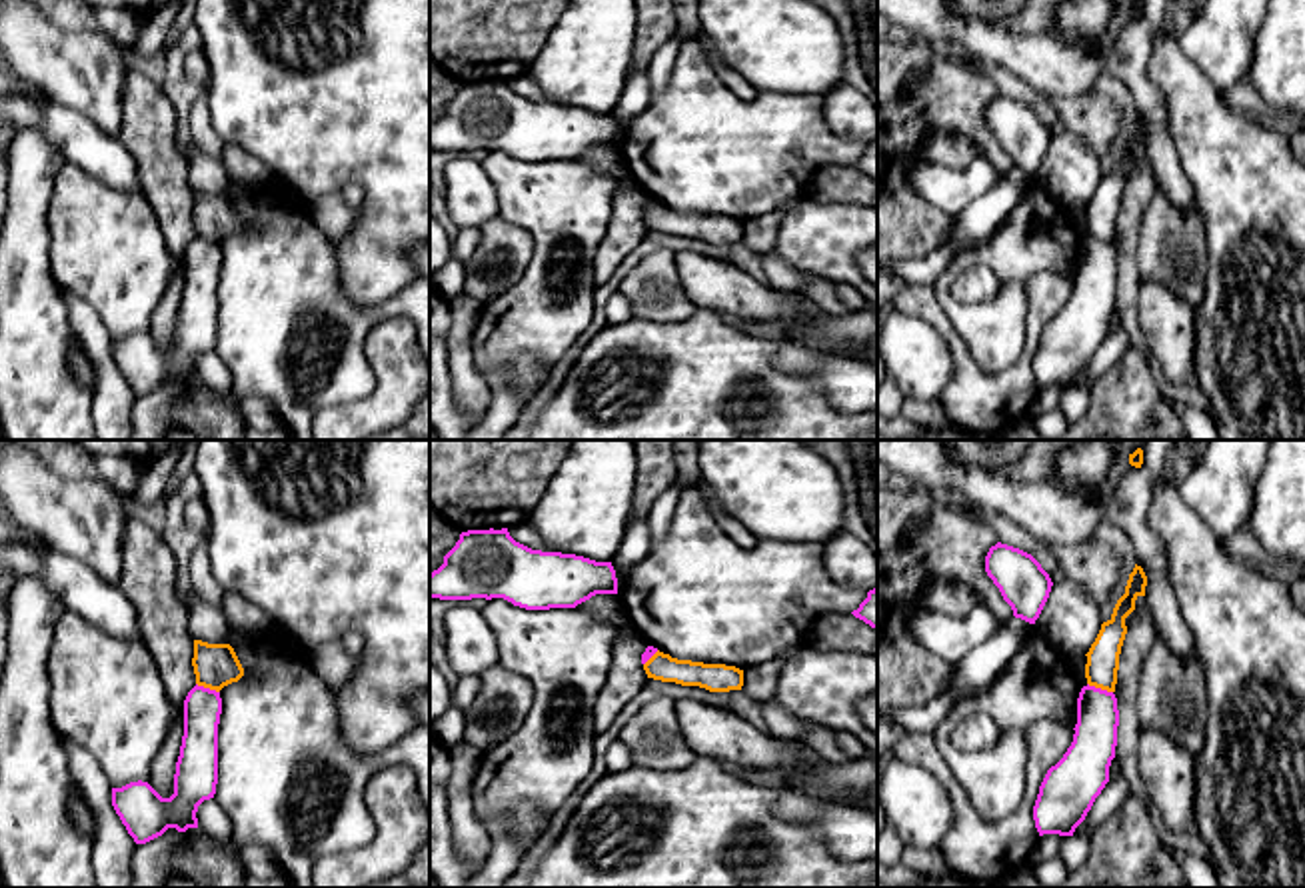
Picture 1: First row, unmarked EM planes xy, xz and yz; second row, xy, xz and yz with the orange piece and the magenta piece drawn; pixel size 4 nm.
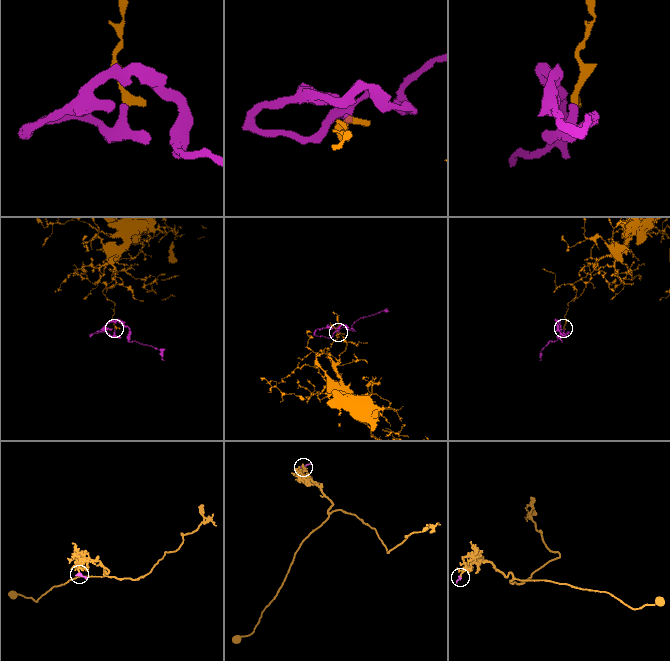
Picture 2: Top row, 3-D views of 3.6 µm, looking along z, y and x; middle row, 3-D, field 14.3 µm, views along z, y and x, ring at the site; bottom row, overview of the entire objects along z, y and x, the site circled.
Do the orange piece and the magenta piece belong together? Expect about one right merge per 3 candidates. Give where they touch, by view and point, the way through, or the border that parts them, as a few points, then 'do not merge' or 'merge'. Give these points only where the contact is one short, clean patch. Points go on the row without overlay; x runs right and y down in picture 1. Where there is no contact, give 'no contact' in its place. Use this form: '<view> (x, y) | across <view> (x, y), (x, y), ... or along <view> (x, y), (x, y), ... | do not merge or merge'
yz (1100, 238) | along yz (1088, 234), (1112, 244) | do not merge

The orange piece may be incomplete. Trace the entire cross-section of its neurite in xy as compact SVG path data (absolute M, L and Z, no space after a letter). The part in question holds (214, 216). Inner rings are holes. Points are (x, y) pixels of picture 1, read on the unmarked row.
M194 192L192 218L196 236L216 244L244 228L244 220L230 196Z

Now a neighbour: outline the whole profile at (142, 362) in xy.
M194 238L184 252L184 288L174 326L174 346L162 350L148 334L112 340L112 358L136 396L168 380L198 380L198 358L214 350L218 336L220 244Z

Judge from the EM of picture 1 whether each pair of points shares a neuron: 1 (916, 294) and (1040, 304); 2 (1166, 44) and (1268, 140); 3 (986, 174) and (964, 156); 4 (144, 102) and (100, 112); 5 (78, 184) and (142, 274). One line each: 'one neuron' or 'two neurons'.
1: one neuron
2: one neuron
3: two neurons
4: two neurons
5: one neuron

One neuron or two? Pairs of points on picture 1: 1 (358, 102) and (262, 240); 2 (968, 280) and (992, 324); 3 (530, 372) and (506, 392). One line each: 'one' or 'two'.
1: two
2: two
3: one

